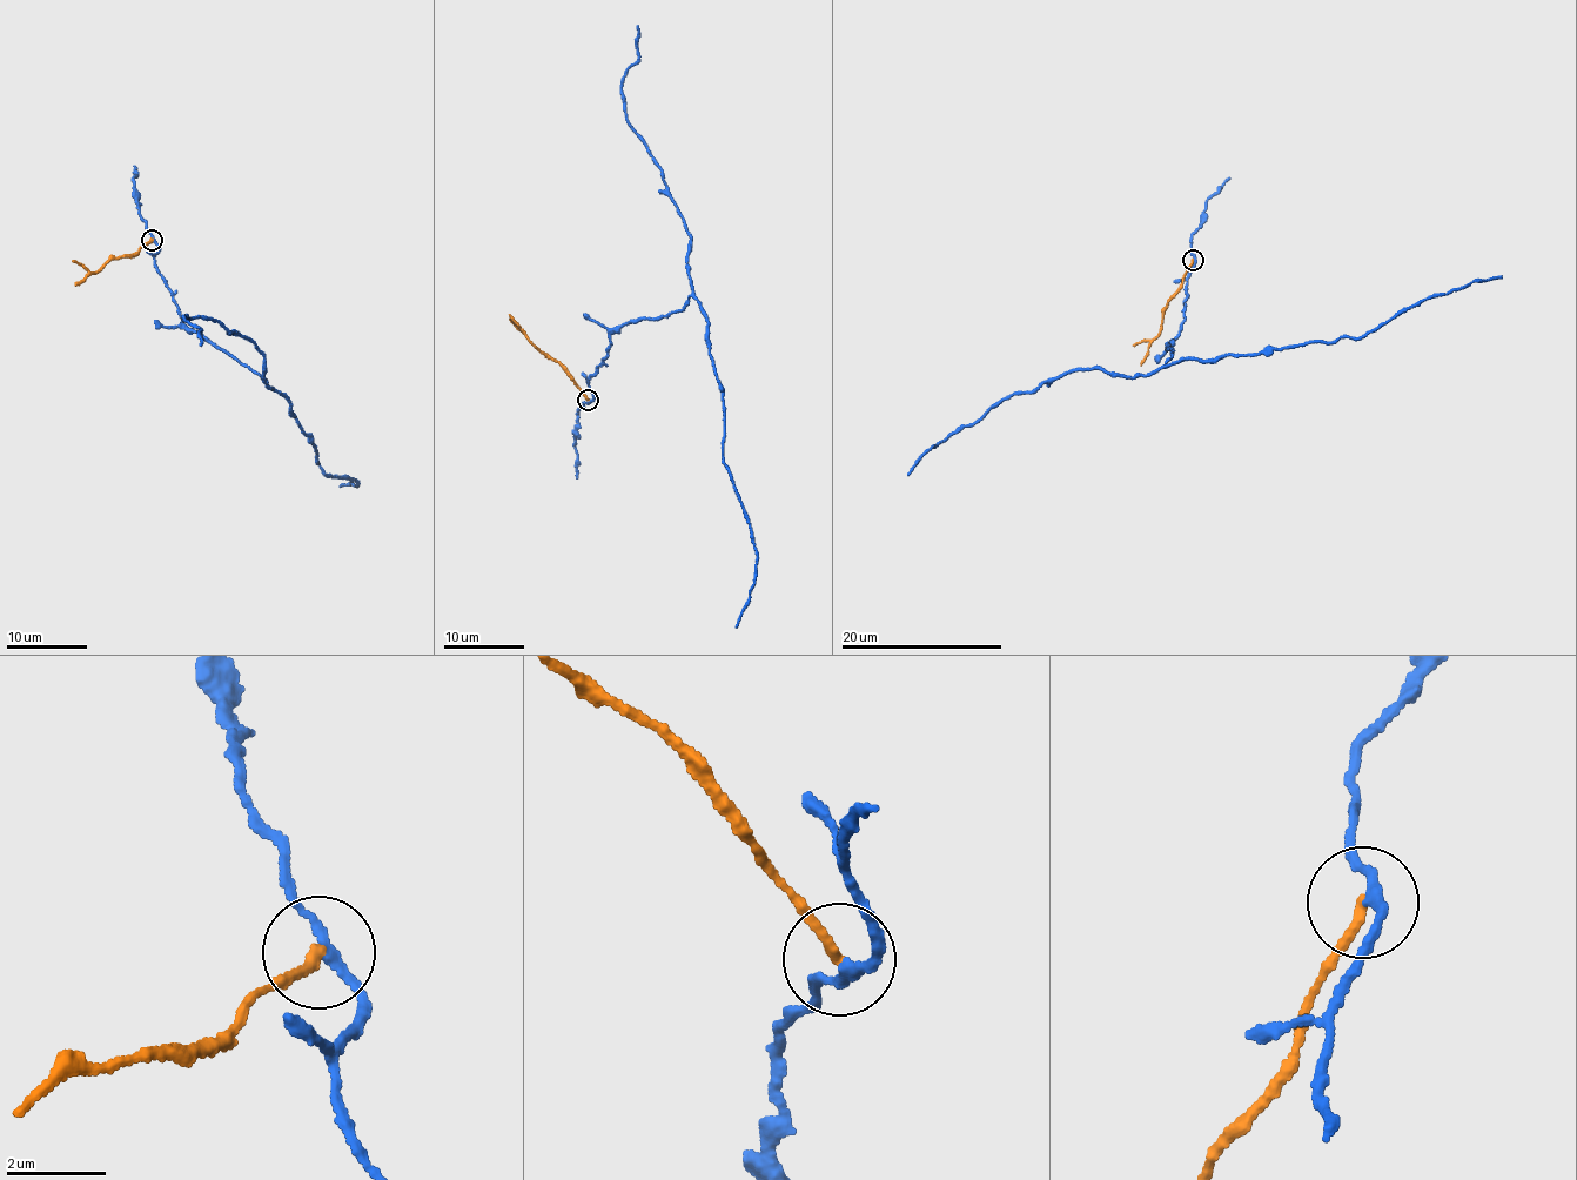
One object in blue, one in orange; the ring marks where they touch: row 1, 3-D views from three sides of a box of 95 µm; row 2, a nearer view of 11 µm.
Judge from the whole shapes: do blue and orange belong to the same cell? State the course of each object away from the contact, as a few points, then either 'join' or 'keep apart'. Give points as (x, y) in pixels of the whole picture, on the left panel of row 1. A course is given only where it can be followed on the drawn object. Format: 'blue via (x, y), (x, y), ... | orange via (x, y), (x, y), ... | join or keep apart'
blue via (152, 240), (159, 247), (155, 269), (181, 323), (286, 397), (326, 476), (358, 484), (340, 485) | orange via (152, 239), (139, 250), (94, 273), (72, 260) | keep apart

